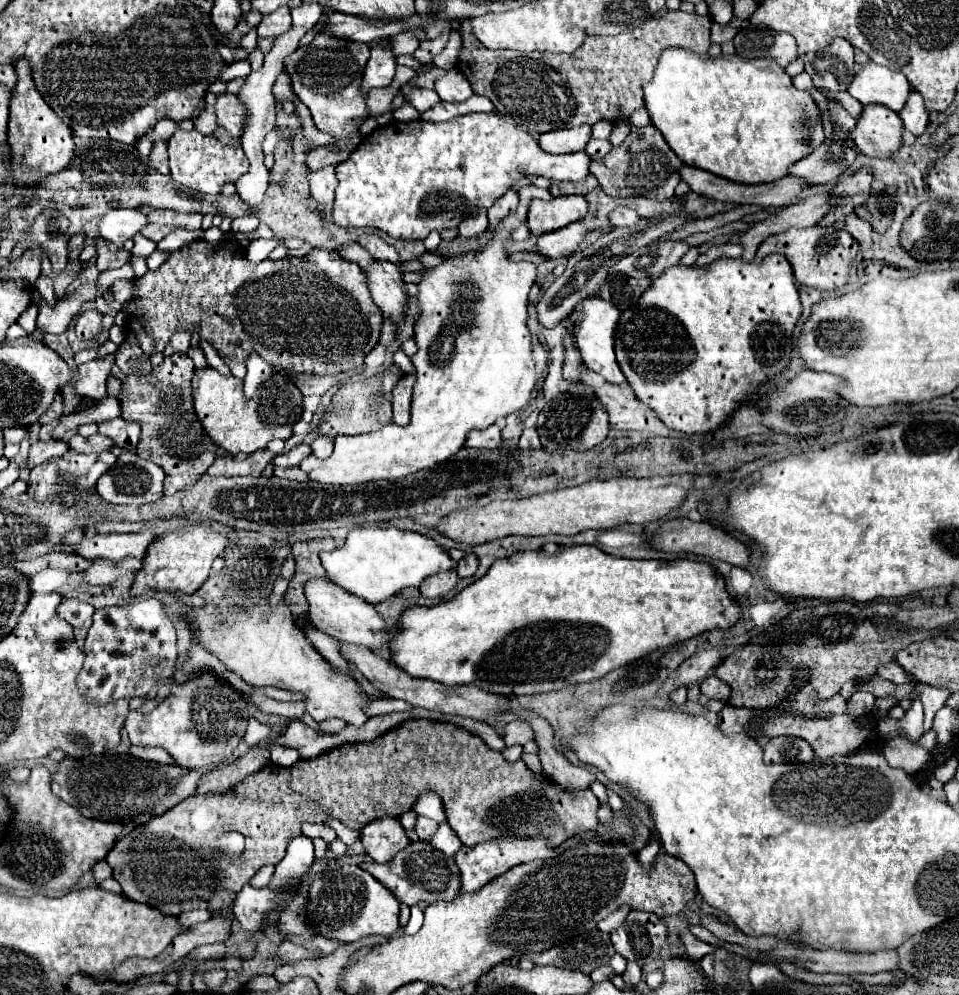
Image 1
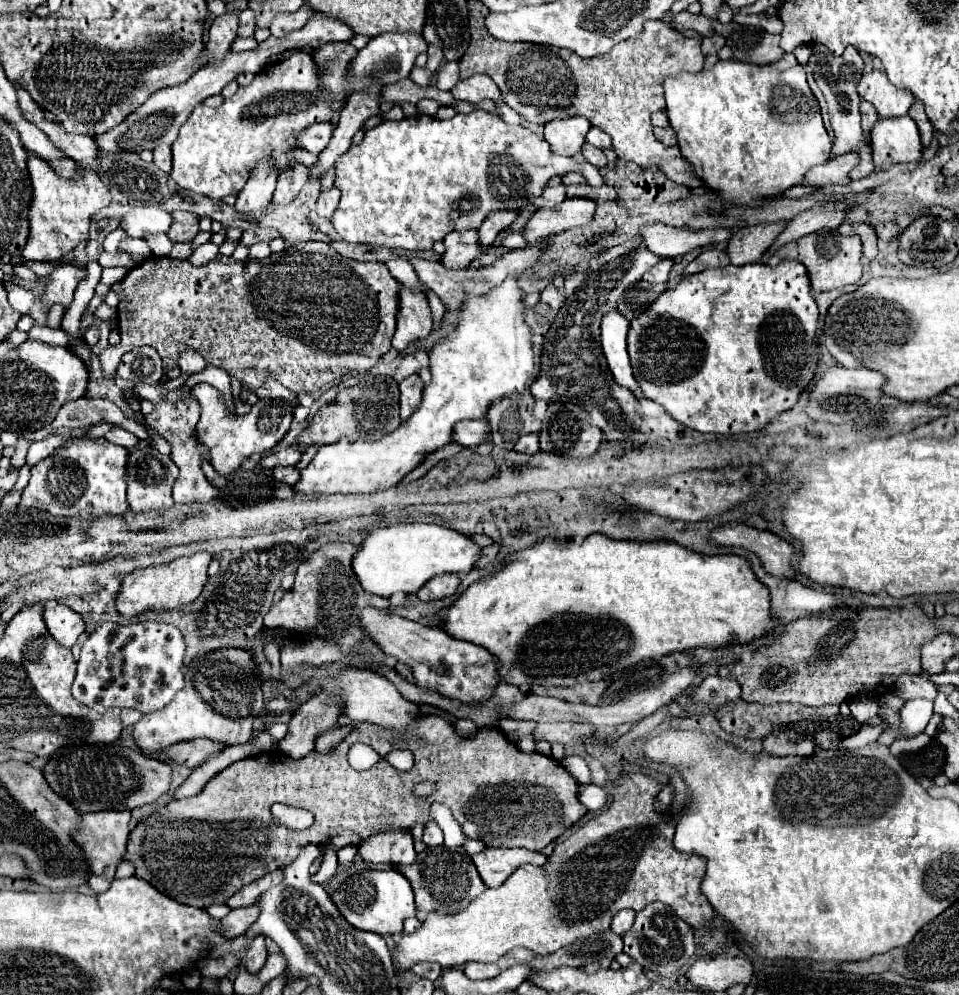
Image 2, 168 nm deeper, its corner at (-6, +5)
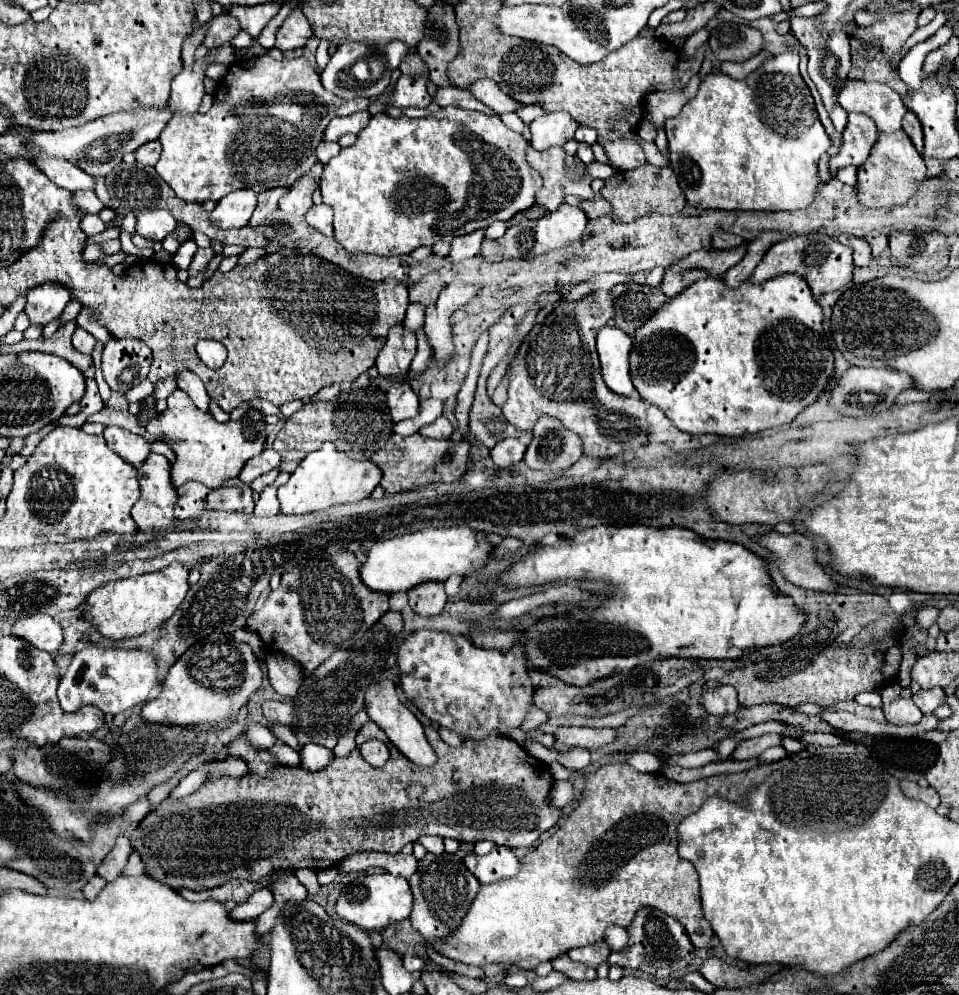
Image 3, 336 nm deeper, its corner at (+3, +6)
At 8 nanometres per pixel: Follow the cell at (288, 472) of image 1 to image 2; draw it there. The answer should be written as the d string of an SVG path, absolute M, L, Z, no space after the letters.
M276 468L276 470L272 470L272 476L274 476L276 482L294 486L298 482L298 478L300 478L300 472L296 468Z

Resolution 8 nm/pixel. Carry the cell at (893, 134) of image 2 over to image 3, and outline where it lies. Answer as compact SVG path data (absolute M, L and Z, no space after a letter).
M903 129L897 133L879 133L877 143L871 149L869 159L857 171L857 189L859 199L863 205L871 207L887 207L905 203L923 183L925 179L925 163L923 157L917 153L909 135Z

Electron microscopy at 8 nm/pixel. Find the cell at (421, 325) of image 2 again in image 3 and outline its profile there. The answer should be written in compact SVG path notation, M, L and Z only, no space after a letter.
M403 323L389 329L387 343L377 357L379 375L401 375L409 371L411 359L415 357L417 337L413 331L405 329Z

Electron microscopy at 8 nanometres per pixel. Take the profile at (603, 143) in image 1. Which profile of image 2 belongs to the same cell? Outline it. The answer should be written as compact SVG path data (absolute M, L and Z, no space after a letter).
M584 144L584 146L582 146L582 154L584 154L584 158L586 158L592 166L596 166L596 168L606 166L606 156L604 156L604 152L602 152L600 148L594 148L592 144Z

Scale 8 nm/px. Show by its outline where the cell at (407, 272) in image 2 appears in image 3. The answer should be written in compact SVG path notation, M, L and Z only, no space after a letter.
M409 303L409 309L407 309L407 317L403 321L403 325L411 331L417 331L425 321L425 307L423 305L413 305Z

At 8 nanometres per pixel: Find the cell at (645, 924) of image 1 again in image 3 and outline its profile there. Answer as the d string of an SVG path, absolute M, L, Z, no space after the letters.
M653 907L639 909L633 923L627 927L627 933L629 933L629 947L617 955L615 961L617 965L647 973L651 977L671 977L681 969L685 969L693 959L695 947L689 941L685 927L677 919L665 915L659 909Z

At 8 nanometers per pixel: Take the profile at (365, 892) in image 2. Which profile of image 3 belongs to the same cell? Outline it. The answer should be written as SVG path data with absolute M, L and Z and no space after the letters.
M379 873L379 875L363 875L357 879L357 883L353 885L345 885L335 911L341 919L359 925L361 929L367 931L383 931L385 927L389 927L391 923L409 919L411 915L411 889L407 879L403 877L393 877L391 873Z

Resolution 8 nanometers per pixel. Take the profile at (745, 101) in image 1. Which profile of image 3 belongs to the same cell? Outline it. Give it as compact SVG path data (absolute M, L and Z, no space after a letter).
M785 51L771 61L765 61L759 69L755 69L747 79L731 79L729 75L717 71L709 73L701 79L699 93L681 109L677 117L671 117L665 121L665 133L669 139L669 151L671 151L671 169L679 177L679 185L687 197L687 203L701 209L727 209L727 211L793 211L793 209L805 209L813 203L815 191L819 189L819 177L817 177L817 163L819 157L831 147L831 139L827 137L823 125L819 125L819 117L815 111L813 97L809 93L809 87L799 75L799 55L795 51Z

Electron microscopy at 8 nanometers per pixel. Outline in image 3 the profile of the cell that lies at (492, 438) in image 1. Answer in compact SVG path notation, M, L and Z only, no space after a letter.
M441 415L435 423L421 427L419 433L425 435L425 437L431 437L431 439L449 439L451 433L453 433L453 425L451 425L451 421L447 417Z

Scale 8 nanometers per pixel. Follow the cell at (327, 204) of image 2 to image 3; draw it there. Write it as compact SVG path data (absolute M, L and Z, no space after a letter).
M325 203L313 205L307 211L307 223L323 235L333 235L333 209L329 209L329 205Z

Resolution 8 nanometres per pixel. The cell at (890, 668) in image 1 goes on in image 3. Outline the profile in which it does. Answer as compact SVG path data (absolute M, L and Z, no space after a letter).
M921 689L917 695L913 695L913 703L923 711L923 713L933 713L941 703L943 703L943 689Z

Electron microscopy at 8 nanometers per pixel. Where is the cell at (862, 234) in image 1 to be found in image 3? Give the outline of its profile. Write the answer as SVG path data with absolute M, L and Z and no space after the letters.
M839 235L837 241L853 247L853 263L857 267L869 265L869 261L871 261L871 247L869 247L869 243L863 237L857 239L857 237L849 237L849 235Z

